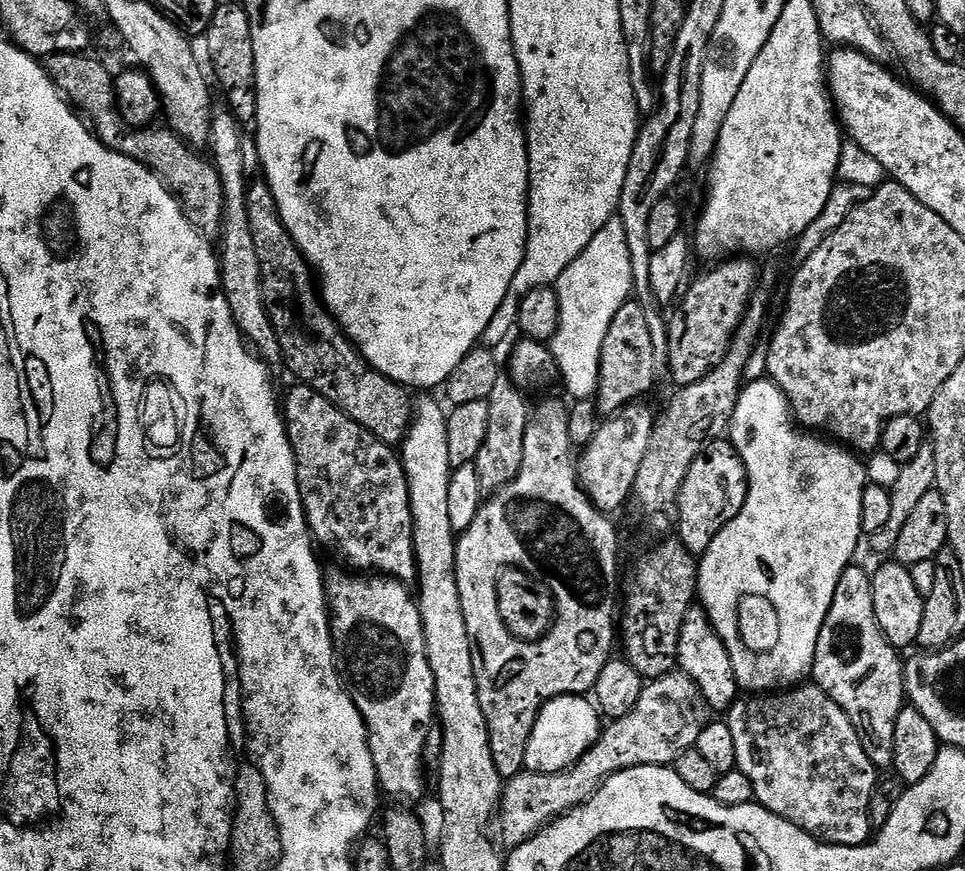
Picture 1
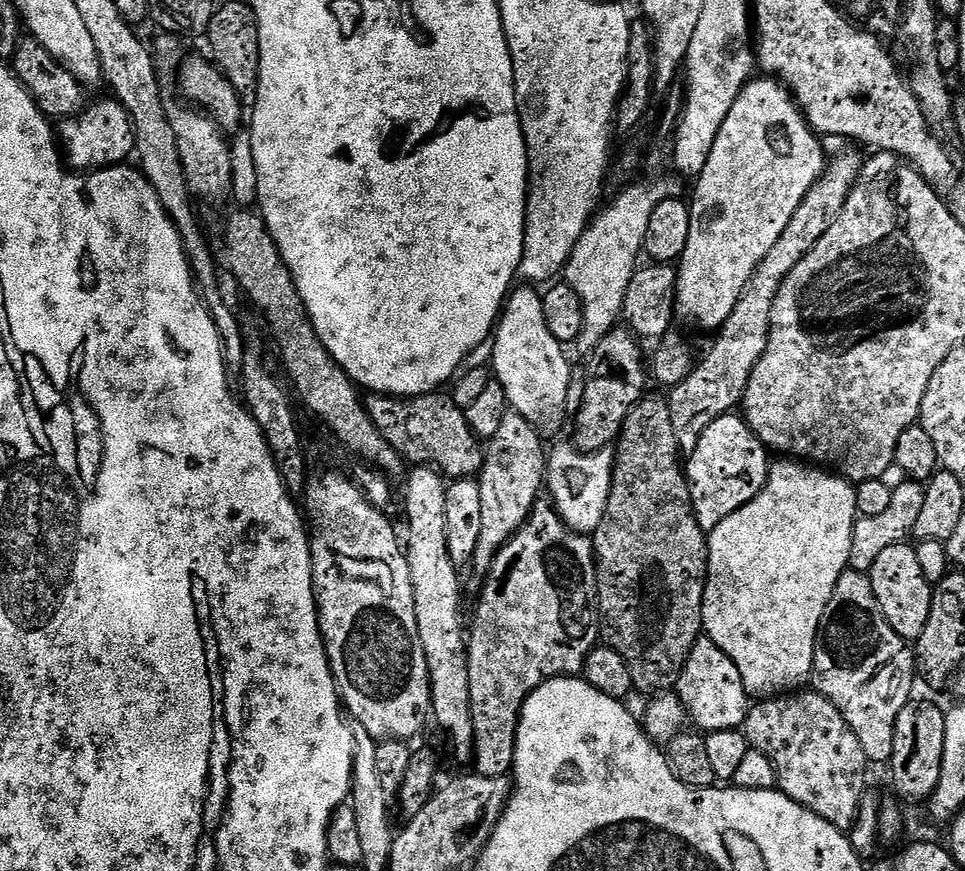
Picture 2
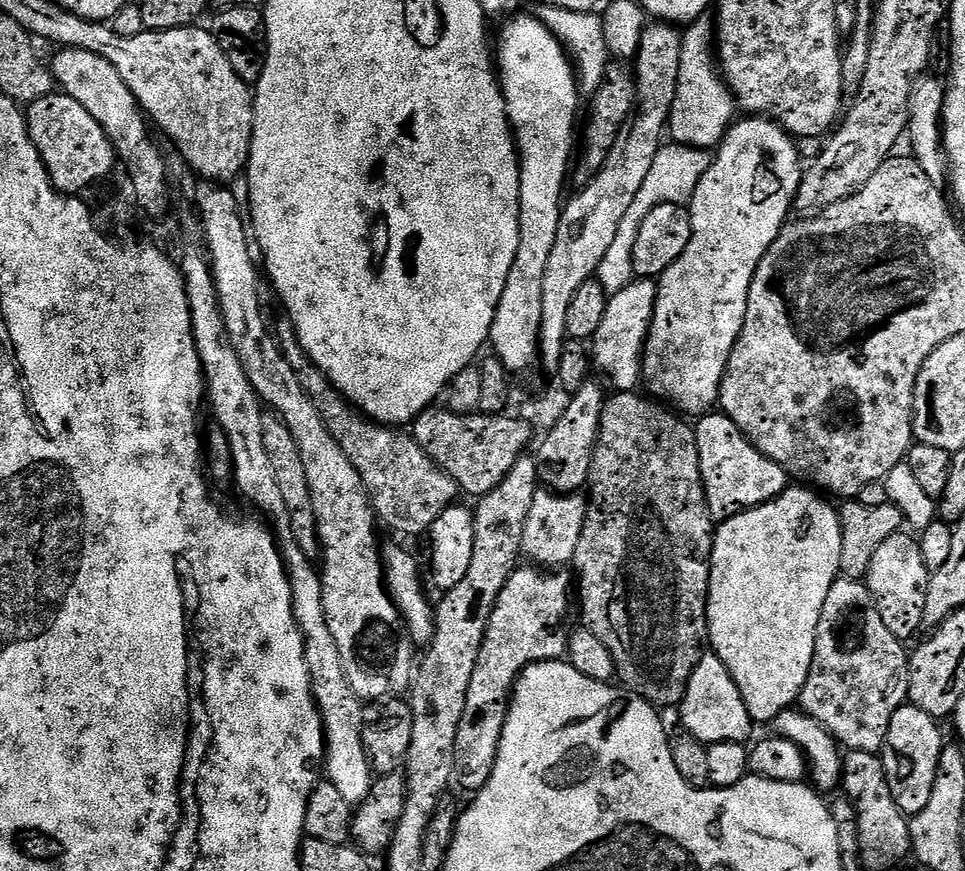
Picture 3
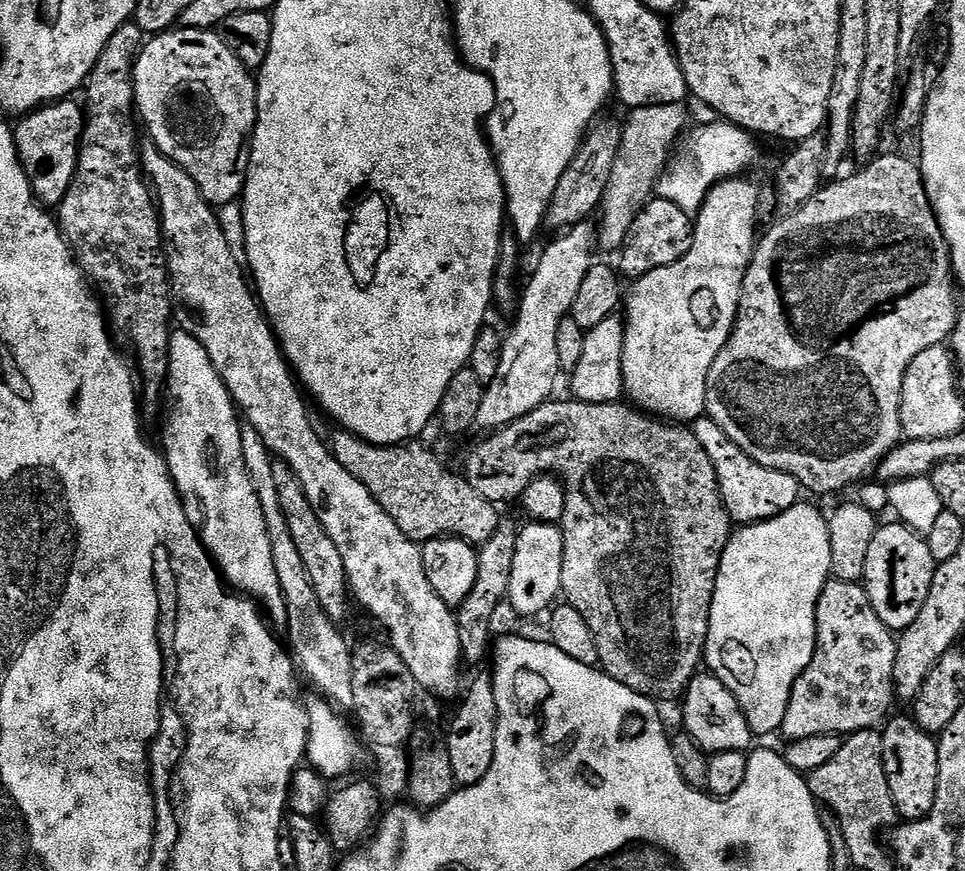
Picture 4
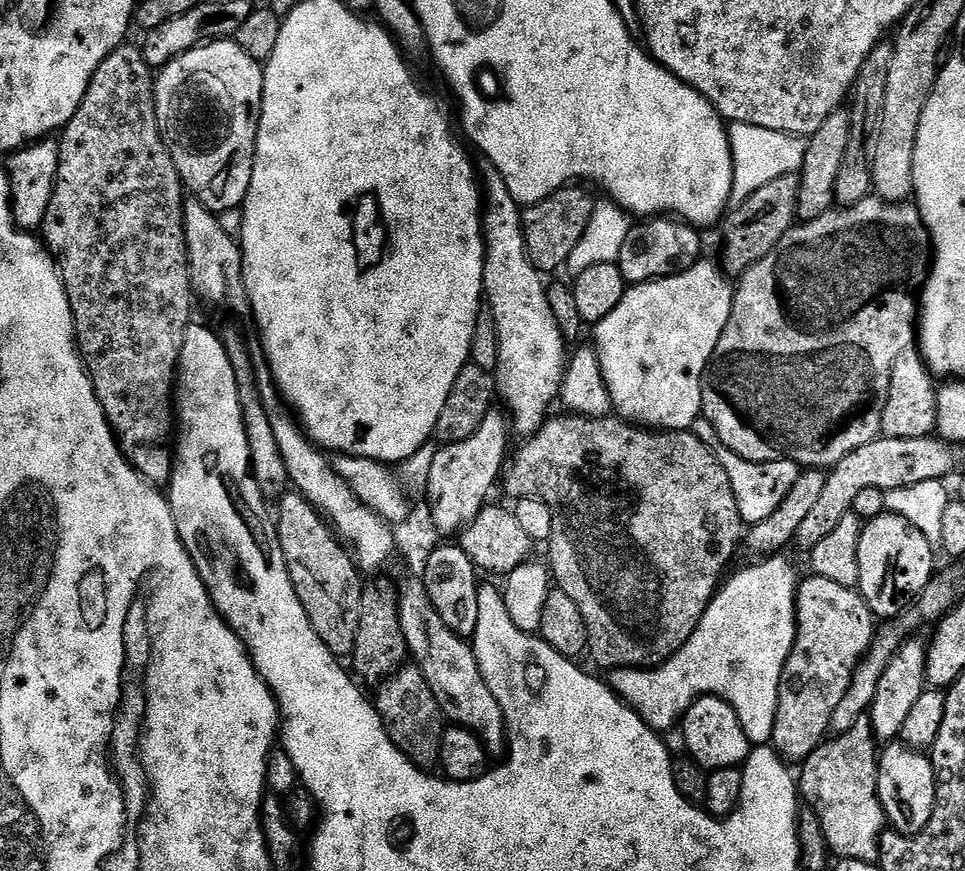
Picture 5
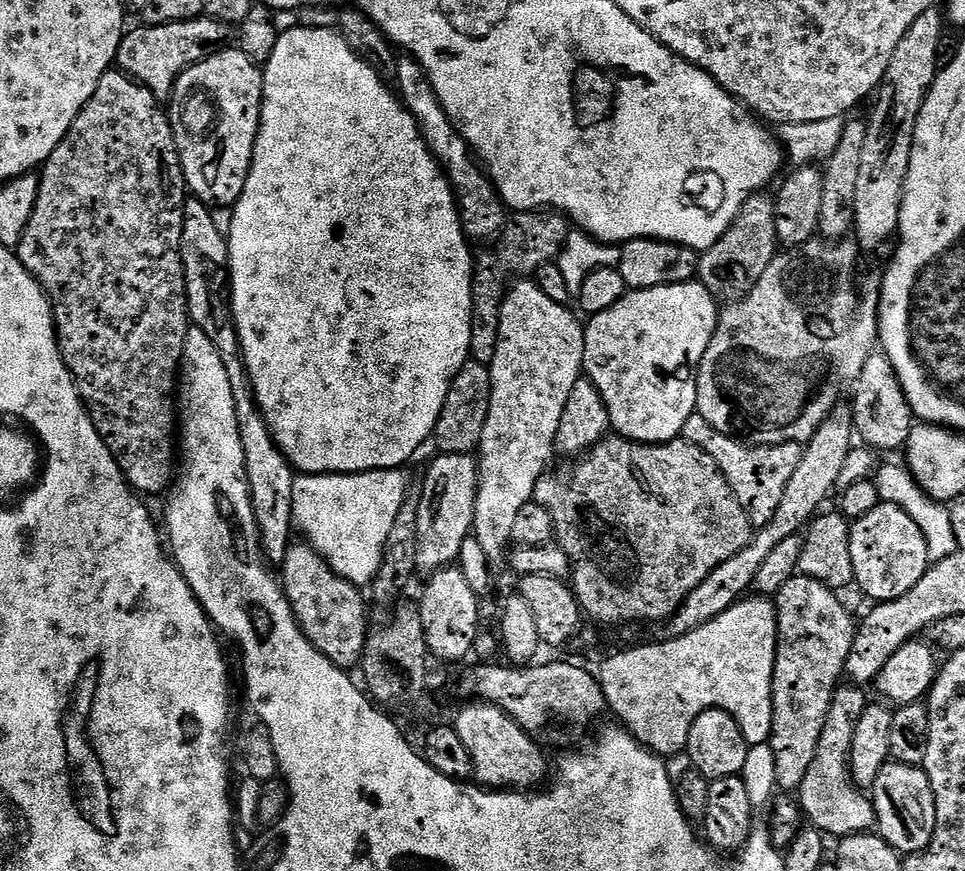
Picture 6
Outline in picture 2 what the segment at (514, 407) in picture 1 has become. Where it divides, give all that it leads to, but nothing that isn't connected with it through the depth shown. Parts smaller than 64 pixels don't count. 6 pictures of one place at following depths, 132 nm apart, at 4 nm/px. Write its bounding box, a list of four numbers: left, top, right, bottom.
[470,410,546,574]

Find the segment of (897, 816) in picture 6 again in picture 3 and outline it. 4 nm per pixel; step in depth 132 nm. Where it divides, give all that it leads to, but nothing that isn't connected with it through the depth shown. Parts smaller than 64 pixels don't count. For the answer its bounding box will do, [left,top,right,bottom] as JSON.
[882,702,946,818]

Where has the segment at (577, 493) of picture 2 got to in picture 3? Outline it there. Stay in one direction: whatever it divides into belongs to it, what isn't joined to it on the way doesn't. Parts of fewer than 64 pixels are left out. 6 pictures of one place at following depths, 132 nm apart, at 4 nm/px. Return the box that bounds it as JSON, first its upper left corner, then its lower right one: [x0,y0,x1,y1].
[521,490,588,570]

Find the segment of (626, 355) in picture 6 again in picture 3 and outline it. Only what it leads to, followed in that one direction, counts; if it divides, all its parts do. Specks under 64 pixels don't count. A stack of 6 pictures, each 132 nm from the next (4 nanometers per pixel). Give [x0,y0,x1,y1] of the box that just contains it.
[643,115,802,418]

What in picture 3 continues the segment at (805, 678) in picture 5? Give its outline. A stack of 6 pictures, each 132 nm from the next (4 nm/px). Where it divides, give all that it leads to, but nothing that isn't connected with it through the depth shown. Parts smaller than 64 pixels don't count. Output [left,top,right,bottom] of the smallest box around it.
[798,578,909,753]

